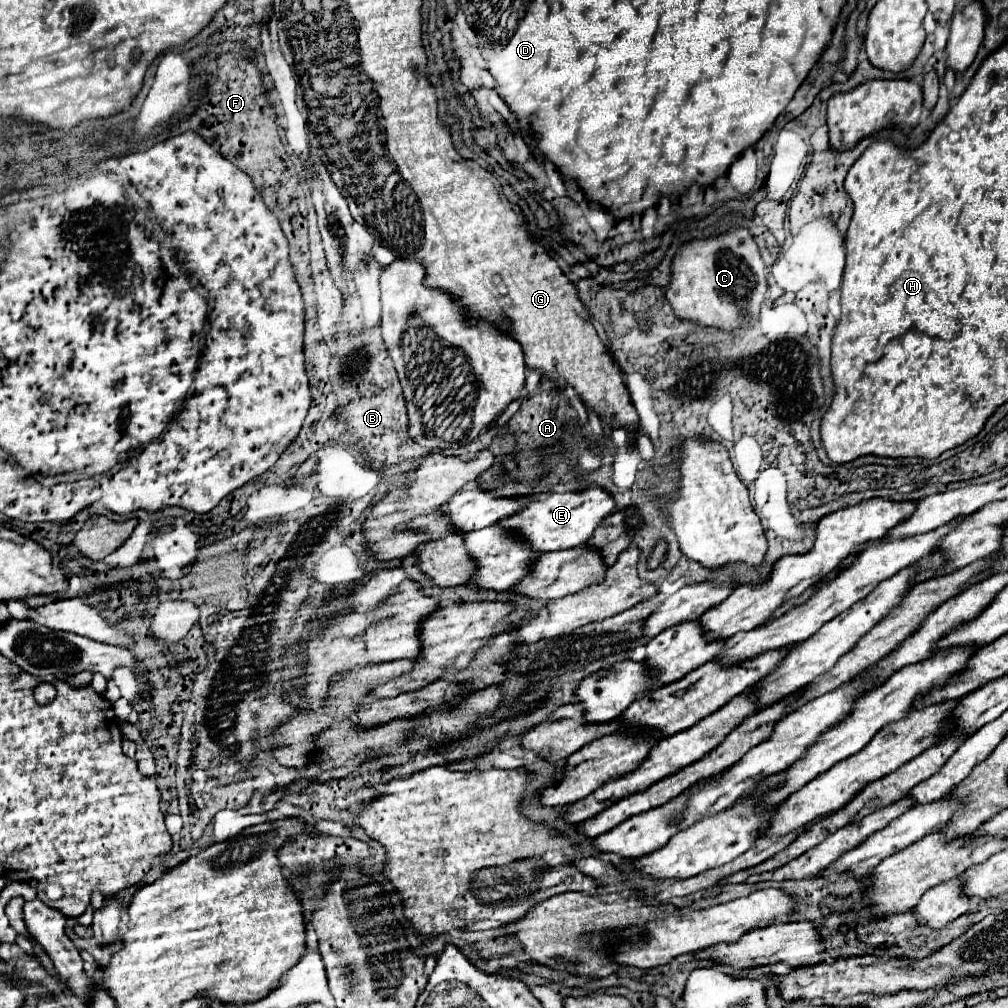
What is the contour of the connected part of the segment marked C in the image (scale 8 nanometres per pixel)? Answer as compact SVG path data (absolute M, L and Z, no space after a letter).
M735 228L723 236L689 242L675 256L667 300L675 318L725 332L749 328L767 304L767 268L749 230Z

